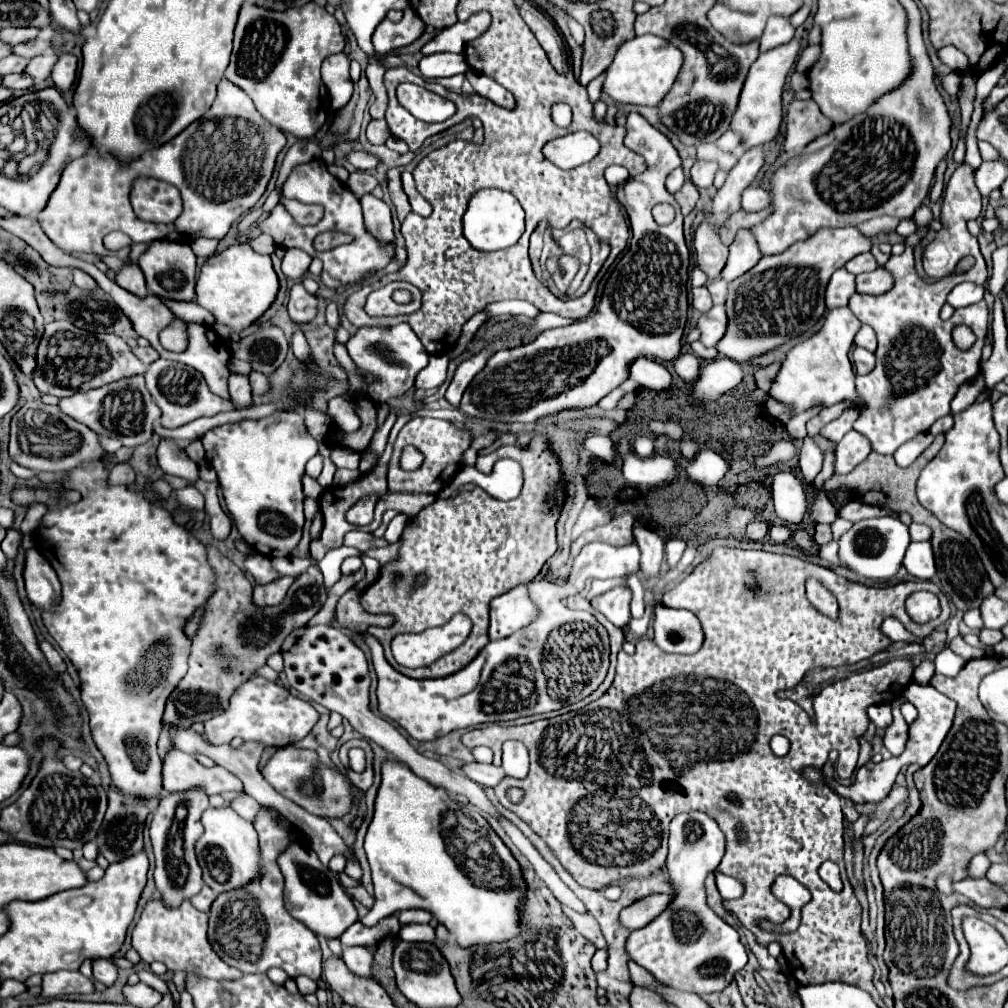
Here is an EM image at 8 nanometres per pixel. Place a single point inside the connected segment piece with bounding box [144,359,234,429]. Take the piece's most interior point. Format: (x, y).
(183, 397)

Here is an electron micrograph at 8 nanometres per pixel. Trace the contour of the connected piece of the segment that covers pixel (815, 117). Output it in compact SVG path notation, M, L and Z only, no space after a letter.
M794 99L788 109L788 131L786 131L784 149L792 151L796 147L804 147L816 137L828 133L830 129L832 129L832 121L822 115L816 101Z

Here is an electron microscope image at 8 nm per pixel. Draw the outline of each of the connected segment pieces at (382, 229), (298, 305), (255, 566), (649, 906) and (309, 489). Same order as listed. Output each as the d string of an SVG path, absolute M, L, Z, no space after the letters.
M364 195L360 199L362 211L364 211L364 225L366 231L376 237L382 245L390 245L394 241L394 231L392 231L392 217L390 209L382 199L376 199L374 195Z
M296 281L296 285L290 291L290 301L288 301L288 315L290 315L290 319L296 325L310 323L316 317L316 313L318 313L316 303L318 303L316 295L310 295L304 289L302 281Z
M264 555L246 557L246 571L250 571L254 575L256 583L260 583L260 585L268 585L280 577L280 573L272 567L270 559L266 559Z
M650 895L650 897L636 901L634 905L626 907L622 911L622 915L620 915L622 923L628 929L640 929L640 927L648 925L648 921L652 921L652 917L658 917L664 911L664 905L668 905L668 897L672 897L672 895Z
M308 473L302 475L302 485L304 485L304 495L306 497L314 497L316 499L322 493L322 487L318 485L318 481L312 479Z

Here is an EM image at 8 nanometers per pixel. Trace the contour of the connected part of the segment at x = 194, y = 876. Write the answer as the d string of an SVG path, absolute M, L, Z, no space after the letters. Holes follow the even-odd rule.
M172 793L162 797L152 825L150 825L150 839L156 855L156 867L154 867L154 881L156 887L162 895L162 901L166 907L176 909L180 907L186 899L192 899L194 895L200 893L204 881L202 881L202 869L198 865L194 845L204 833L204 827L200 823L202 813L208 809L208 797L204 793ZM178 805L184 805L188 809L188 815L182 823L176 823L176 809Z

